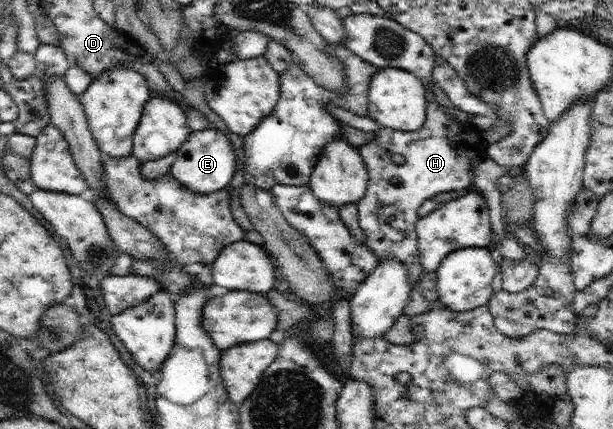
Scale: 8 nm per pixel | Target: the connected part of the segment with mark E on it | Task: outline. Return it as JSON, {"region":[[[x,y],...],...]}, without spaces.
{"region":[[[217,128],[191,133],[176,153],[176,160],[169,172],[195,193],[209,193],[227,188],[237,170],[237,156],[233,144],[229,136]]]}

